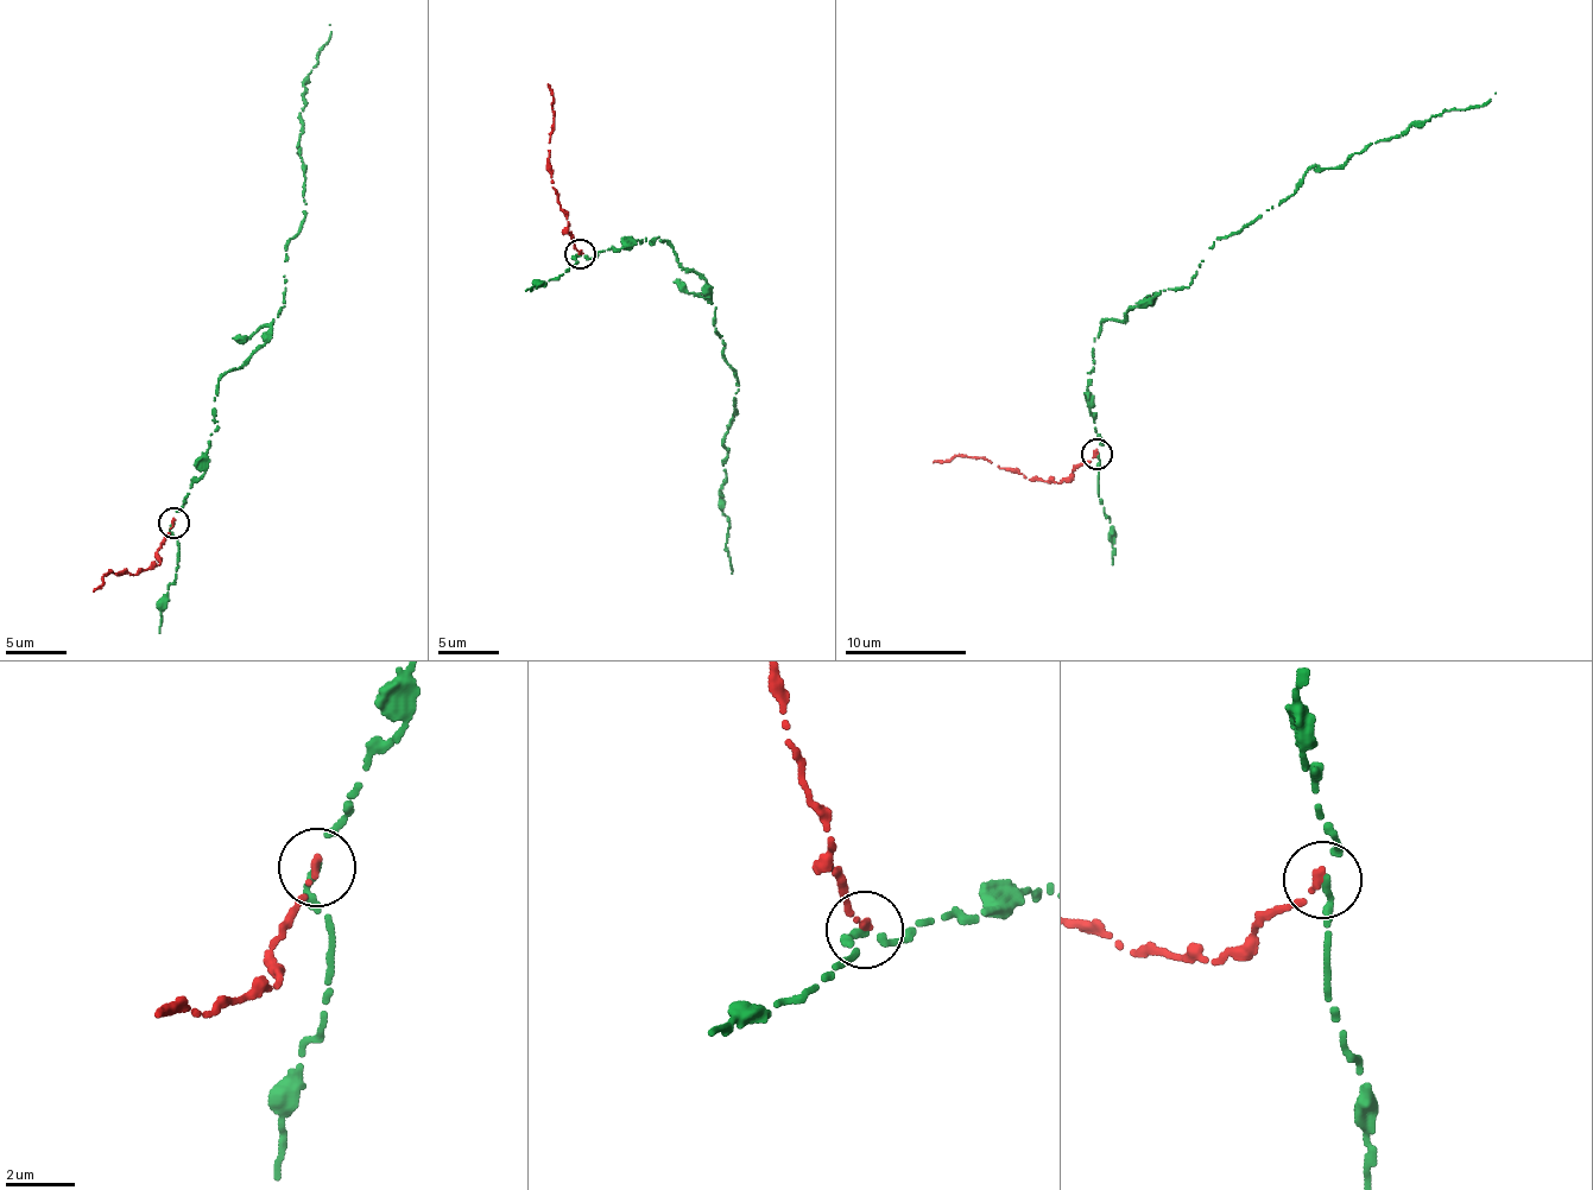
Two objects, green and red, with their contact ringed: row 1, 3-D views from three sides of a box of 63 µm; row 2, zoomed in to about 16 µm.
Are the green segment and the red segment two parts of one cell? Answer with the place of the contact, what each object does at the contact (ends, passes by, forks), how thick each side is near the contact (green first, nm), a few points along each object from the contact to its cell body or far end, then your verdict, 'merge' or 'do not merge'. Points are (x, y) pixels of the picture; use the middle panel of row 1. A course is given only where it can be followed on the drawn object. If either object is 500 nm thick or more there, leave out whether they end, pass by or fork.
at (580, 254); green passes by; red ends there; 140 nm thick on the green side, 220 nm on the other; green runs (581, 254), (659, 235), (678, 264), (706, 280), (738, 381), (721, 498), (731, 574); red runs (581, 254), (564, 230), (567, 221), (551, 188), (549, 162), (555, 130), (549, 84); do not merge

